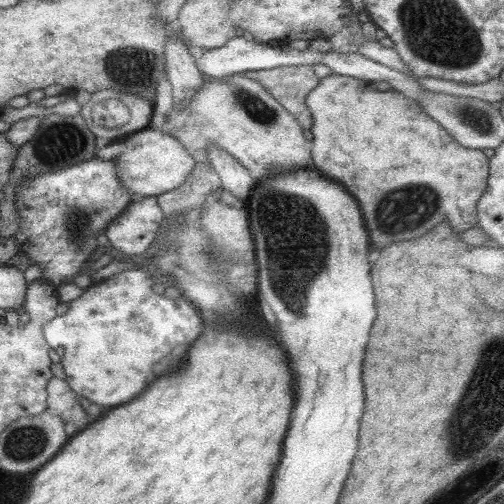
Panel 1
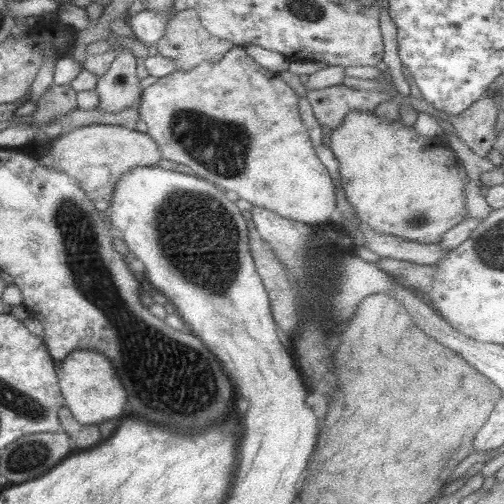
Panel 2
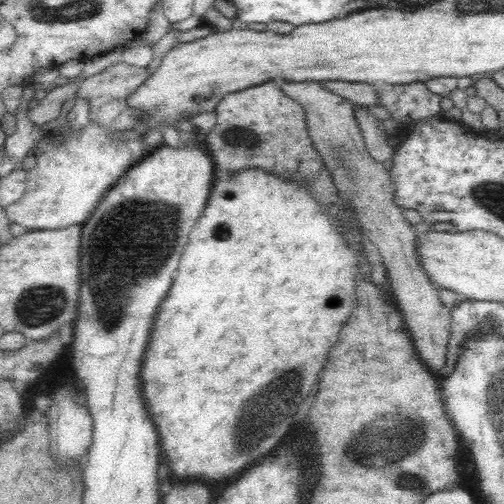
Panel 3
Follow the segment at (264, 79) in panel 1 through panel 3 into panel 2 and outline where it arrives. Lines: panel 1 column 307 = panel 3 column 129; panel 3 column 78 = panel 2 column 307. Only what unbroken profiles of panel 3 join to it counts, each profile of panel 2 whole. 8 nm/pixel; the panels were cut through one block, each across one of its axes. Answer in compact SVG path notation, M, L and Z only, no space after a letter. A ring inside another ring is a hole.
M343 84L333 86L333 88L301 90L301 92L309 100L317 122L321 126L329 126L331 130L339 128L339 124L343 122L343 118L349 112L369 112L369 114L373 114L377 104L391 102L391 98L381 94L381 92L345 88Z

